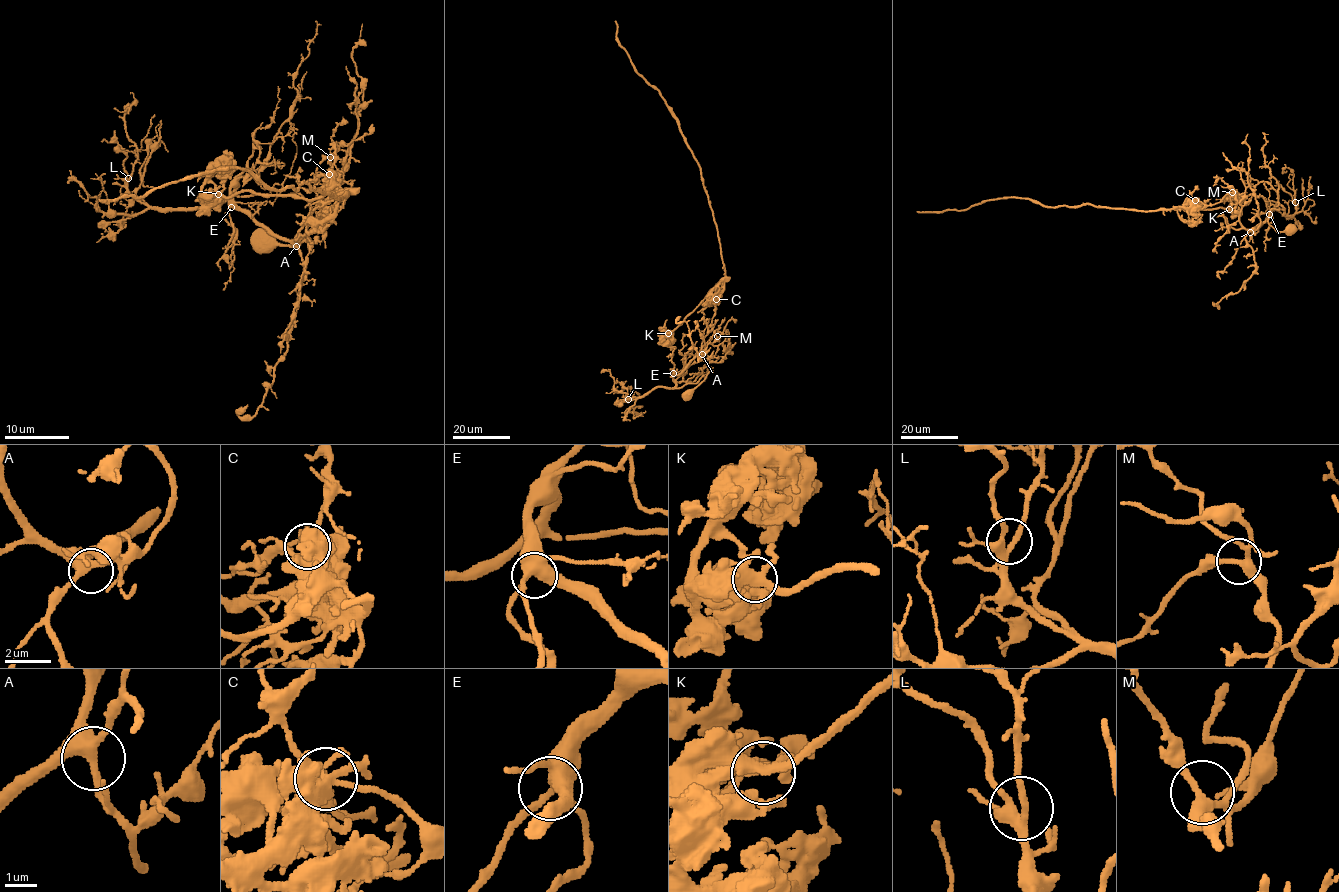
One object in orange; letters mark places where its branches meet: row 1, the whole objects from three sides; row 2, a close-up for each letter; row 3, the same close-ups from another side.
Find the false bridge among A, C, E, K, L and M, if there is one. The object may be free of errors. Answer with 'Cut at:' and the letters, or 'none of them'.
Cut at: C

